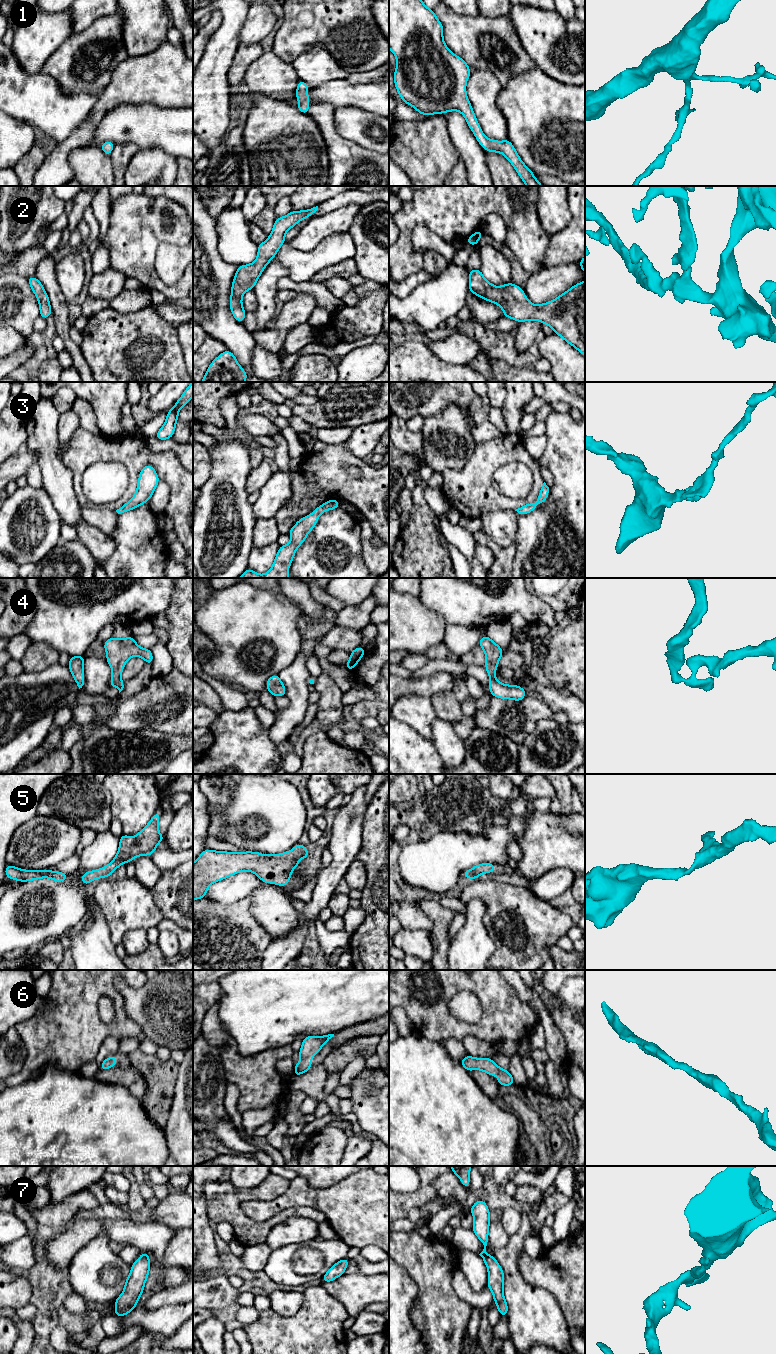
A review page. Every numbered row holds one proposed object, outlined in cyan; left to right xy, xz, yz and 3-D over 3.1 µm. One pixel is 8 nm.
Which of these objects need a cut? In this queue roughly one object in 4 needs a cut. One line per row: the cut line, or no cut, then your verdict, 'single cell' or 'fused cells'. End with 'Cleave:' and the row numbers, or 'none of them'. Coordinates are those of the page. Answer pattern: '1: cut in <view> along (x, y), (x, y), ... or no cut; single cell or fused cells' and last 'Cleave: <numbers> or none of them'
1: no cut; single cell
2: no cut; single cell
3: no cut; single cell
4: no cut; single cell
5: no cut; single cell
6: no cut; single cell
7: no cut; single cell
Cleave: none of them

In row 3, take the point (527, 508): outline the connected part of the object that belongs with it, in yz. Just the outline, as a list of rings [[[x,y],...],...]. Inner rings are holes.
[[[544,482],[543,485],[542,485],[542,488],[540,490],[537,502],[536,503],[525,504],[521,508],[516,509],[515,511],[517,511],[519,514],[528,514],[528,513],[534,511],[534,509],[539,504],[542,504],[543,502],[545,502],[548,495],[549,495],[549,487]]]

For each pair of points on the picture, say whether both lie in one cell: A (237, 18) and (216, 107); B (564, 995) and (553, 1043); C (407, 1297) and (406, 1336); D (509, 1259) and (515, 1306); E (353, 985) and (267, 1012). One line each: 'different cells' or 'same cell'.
A: same cell
B: different cells
C: same cell
D: same cell
E: same cell

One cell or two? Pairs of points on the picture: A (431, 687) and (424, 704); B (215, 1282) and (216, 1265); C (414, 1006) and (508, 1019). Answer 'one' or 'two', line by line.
A: two
B: two
C: one

